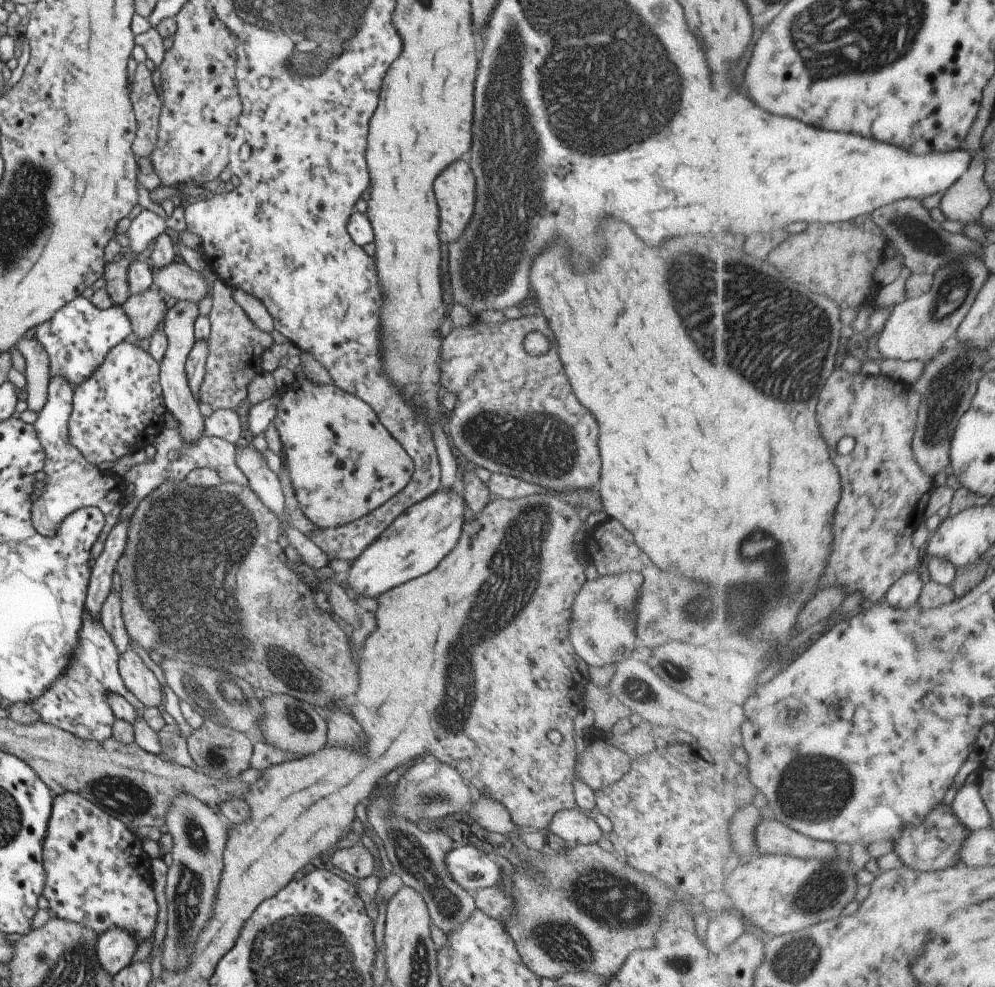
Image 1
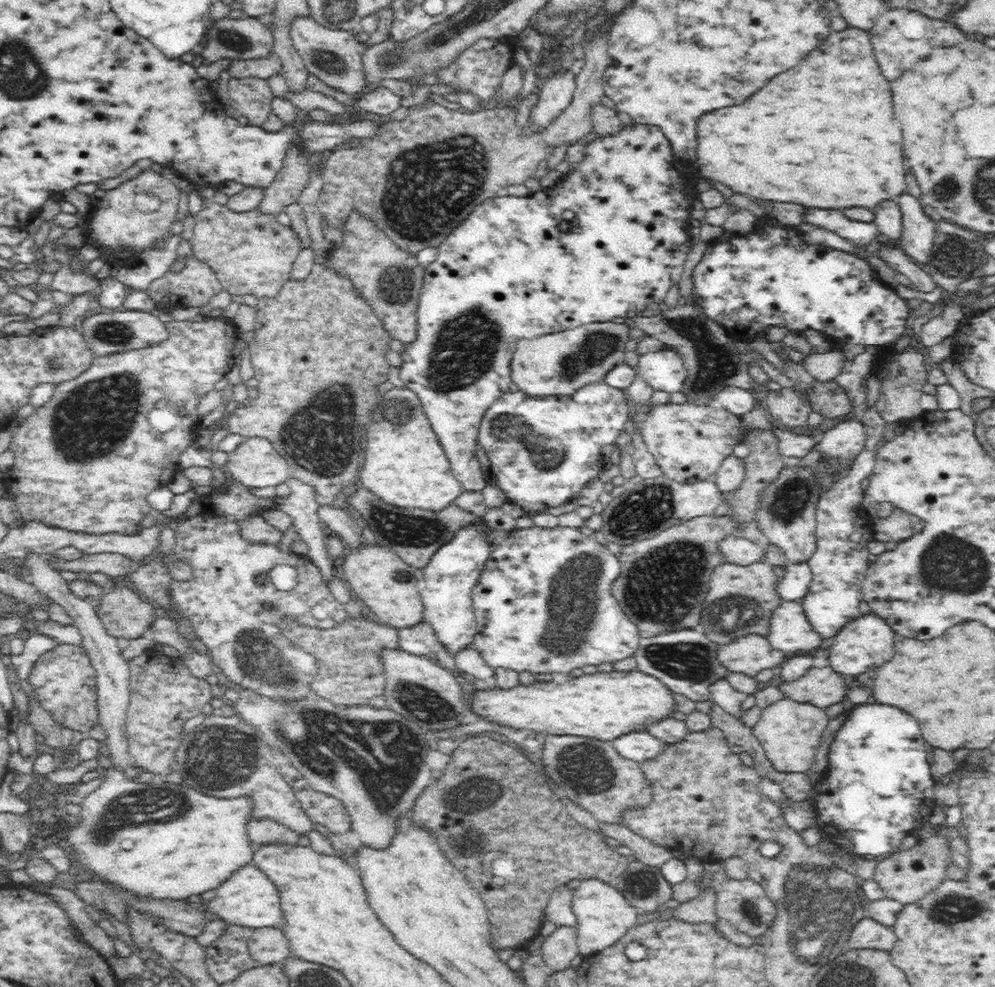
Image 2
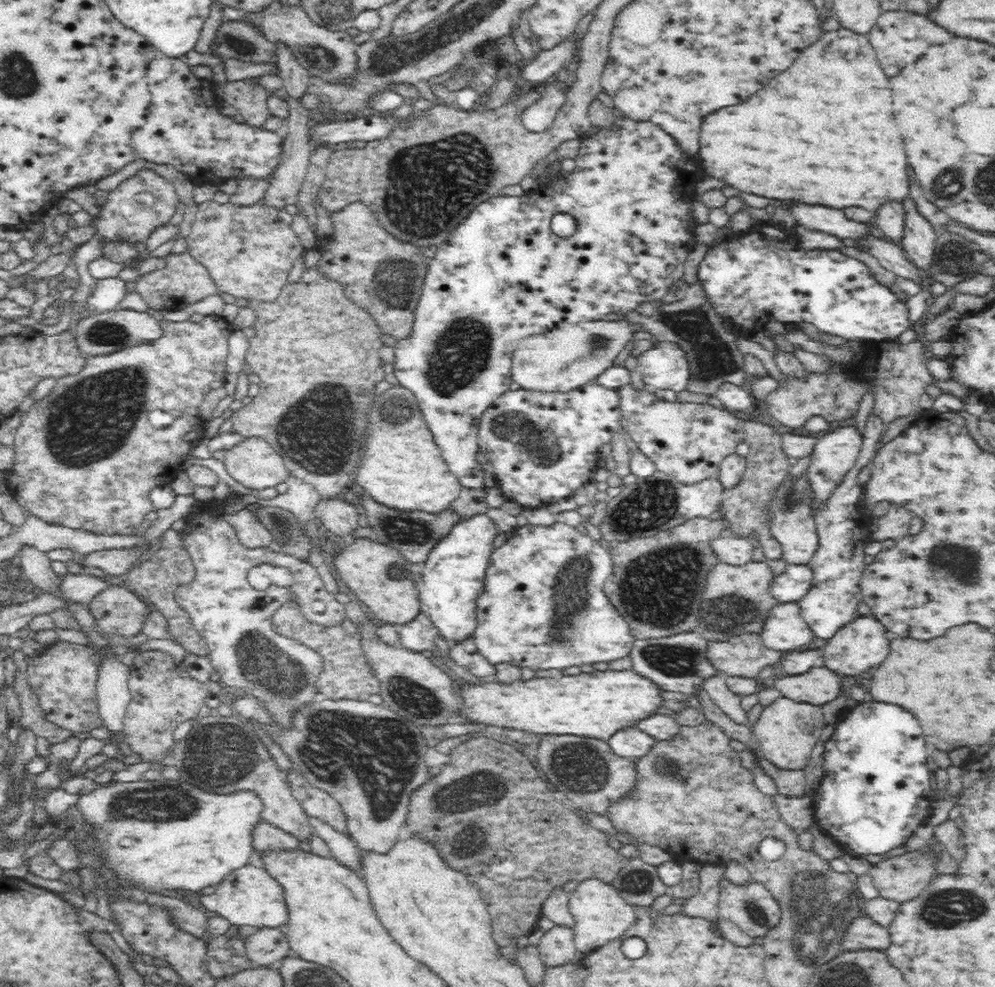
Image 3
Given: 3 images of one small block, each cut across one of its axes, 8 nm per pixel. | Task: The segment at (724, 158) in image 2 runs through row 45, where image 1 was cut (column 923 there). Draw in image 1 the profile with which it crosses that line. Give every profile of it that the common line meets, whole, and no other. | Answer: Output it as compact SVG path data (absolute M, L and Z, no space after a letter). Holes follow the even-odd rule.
M942 803L934 809L921 827L905 829L902 836L893 841L893 851L900 855L903 867L907 866L915 871L941 871L961 864L959 852L969 834L971 831L961 826L952 806Z

